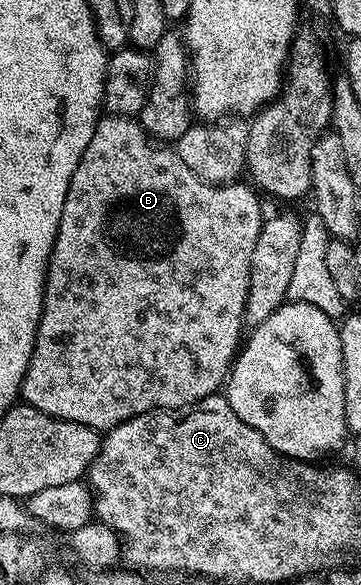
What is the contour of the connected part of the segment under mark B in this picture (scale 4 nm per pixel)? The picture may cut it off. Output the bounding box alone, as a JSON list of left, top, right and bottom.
[21,116,264,431]

